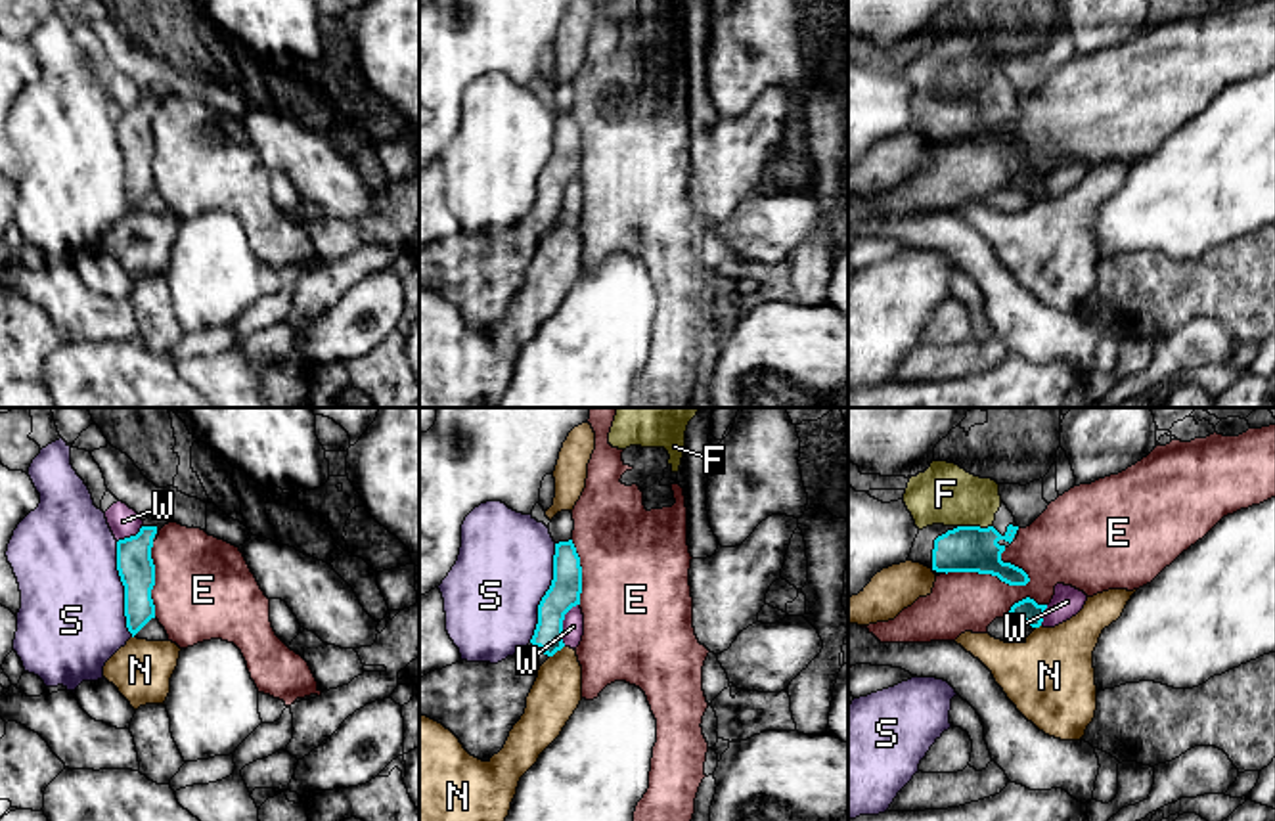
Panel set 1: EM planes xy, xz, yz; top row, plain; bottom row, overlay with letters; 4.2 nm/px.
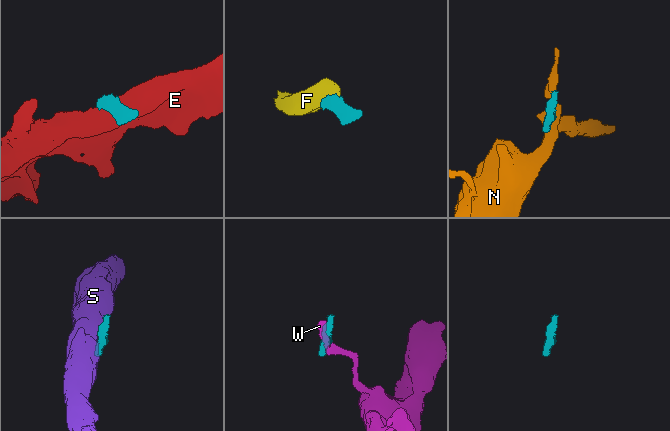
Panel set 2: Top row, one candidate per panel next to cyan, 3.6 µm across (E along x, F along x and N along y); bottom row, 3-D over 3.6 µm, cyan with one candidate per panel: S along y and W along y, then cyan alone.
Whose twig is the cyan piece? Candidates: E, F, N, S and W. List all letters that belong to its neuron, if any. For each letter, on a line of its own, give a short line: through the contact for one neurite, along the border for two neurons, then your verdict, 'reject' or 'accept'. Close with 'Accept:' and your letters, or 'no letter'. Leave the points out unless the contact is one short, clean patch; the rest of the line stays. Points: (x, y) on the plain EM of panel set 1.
E: reject
F: line yz (965, 119), (975, 110), (975, 98), (946, 66); accept
N: line xz (563, 217), (550, 228); reject
S: reject
W: reject
Accept: F

